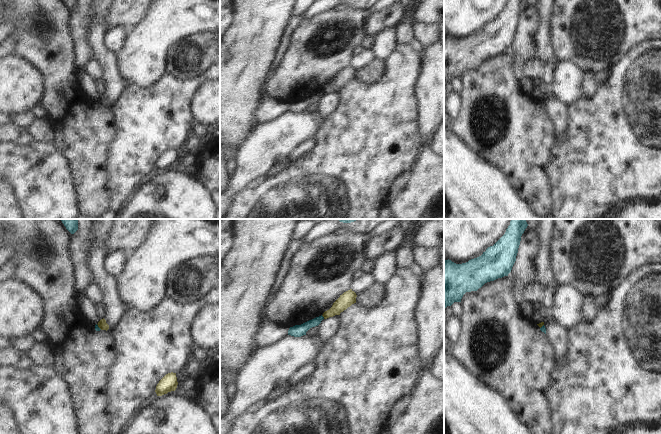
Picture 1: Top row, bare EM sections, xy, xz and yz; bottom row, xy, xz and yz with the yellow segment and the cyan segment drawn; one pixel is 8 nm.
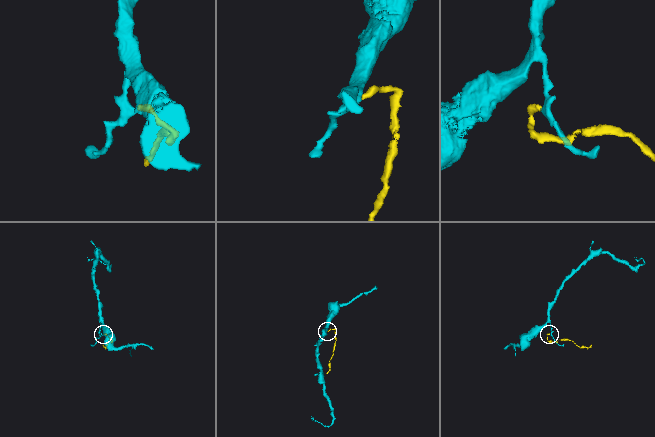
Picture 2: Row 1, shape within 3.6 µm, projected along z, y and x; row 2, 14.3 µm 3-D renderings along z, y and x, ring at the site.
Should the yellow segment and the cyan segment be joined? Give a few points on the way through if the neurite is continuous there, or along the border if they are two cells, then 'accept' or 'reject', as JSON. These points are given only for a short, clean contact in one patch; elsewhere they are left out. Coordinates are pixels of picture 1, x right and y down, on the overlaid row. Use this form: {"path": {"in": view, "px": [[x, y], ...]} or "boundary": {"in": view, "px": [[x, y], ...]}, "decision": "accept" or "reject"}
{"boundary": {"in": "xz", "px": [[321, 315], [324, 318]]}, "decision": "reject"}

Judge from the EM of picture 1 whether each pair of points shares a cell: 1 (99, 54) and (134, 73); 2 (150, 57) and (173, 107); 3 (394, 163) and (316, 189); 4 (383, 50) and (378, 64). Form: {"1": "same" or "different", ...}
{"1": "different", "2": "different", "3": "same", "4": "different"}

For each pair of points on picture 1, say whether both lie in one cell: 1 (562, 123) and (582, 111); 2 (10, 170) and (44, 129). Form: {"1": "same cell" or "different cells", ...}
{"1": "different cells", "2": "different cells"}

